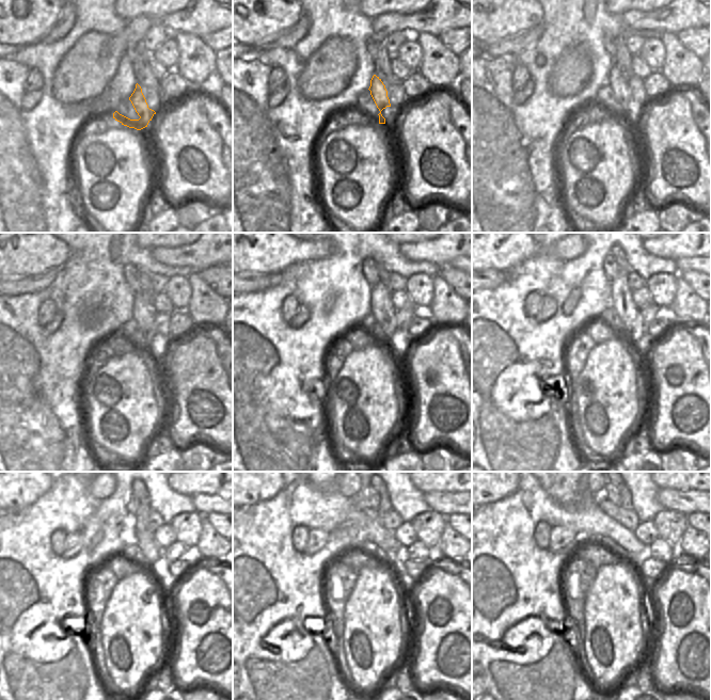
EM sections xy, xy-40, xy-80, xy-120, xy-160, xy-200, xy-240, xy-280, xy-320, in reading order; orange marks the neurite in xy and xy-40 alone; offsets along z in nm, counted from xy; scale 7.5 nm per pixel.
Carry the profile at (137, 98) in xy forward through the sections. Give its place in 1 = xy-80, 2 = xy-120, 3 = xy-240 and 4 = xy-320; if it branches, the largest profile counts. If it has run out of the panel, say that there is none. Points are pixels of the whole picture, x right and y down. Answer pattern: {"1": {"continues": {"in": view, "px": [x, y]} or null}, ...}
{"1": {"continues": {"in": "xy-80", "px": [619, 84]}}, "2": {"continues": {"in": "xy-120", "px": [144, 312]}}, "3": {"continues": {"in": "xy-240", "px": [144, 538]}}, "4": {"continues": {"in": "xy-320", "px": [626, 494]}}}

